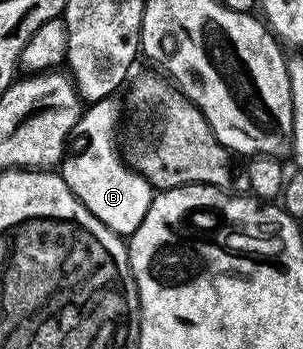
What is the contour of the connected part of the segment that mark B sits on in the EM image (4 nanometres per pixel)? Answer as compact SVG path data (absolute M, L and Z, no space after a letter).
M110 97L88 104L73 130L73 135L85 144L74 155L73 152L66 154L59 164L59 173L63 181L67 181L67 189L71 189L71 193L75 193L75 197L79 197L79 201L83 201L83 205L91 209L91 213L95 213L107 229L128 237L139 229L140 219L147 217L155 188L125 162L119 150L119 124L122 119L123 103L120 98Z

